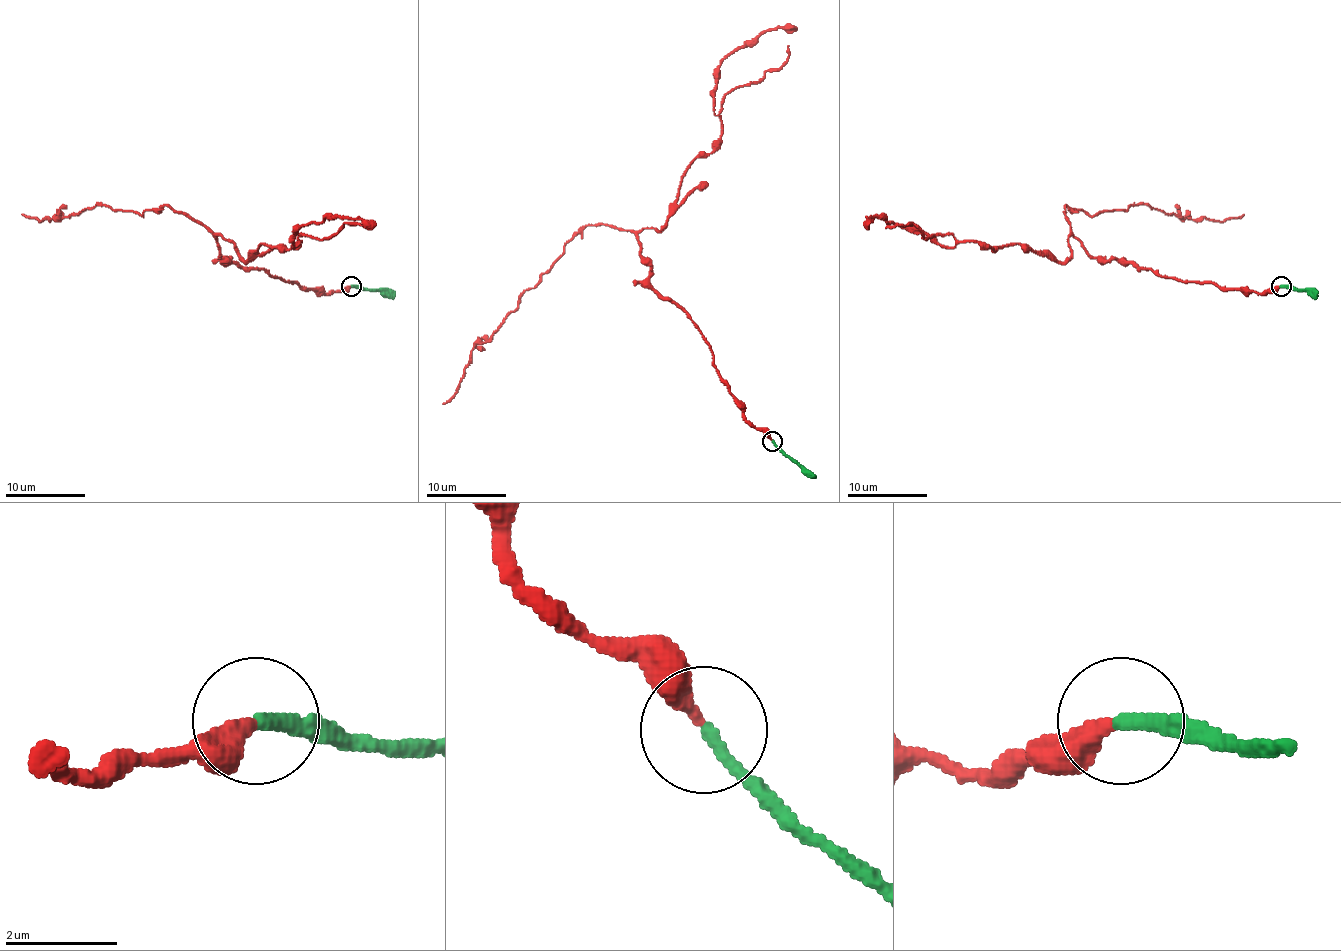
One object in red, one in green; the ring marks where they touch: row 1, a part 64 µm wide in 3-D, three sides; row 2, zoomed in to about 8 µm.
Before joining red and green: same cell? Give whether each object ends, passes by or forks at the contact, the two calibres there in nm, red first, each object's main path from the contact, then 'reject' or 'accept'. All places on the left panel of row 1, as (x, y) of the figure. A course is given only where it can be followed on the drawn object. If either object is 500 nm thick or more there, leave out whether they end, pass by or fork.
red ends | green ends | 320/240 nm | red via (350, 285), (242, 269), (216, 238), (244, 261), (326, 218), (376, 226) | green via (350, 285), (384, 289), (394, 297) | accept

